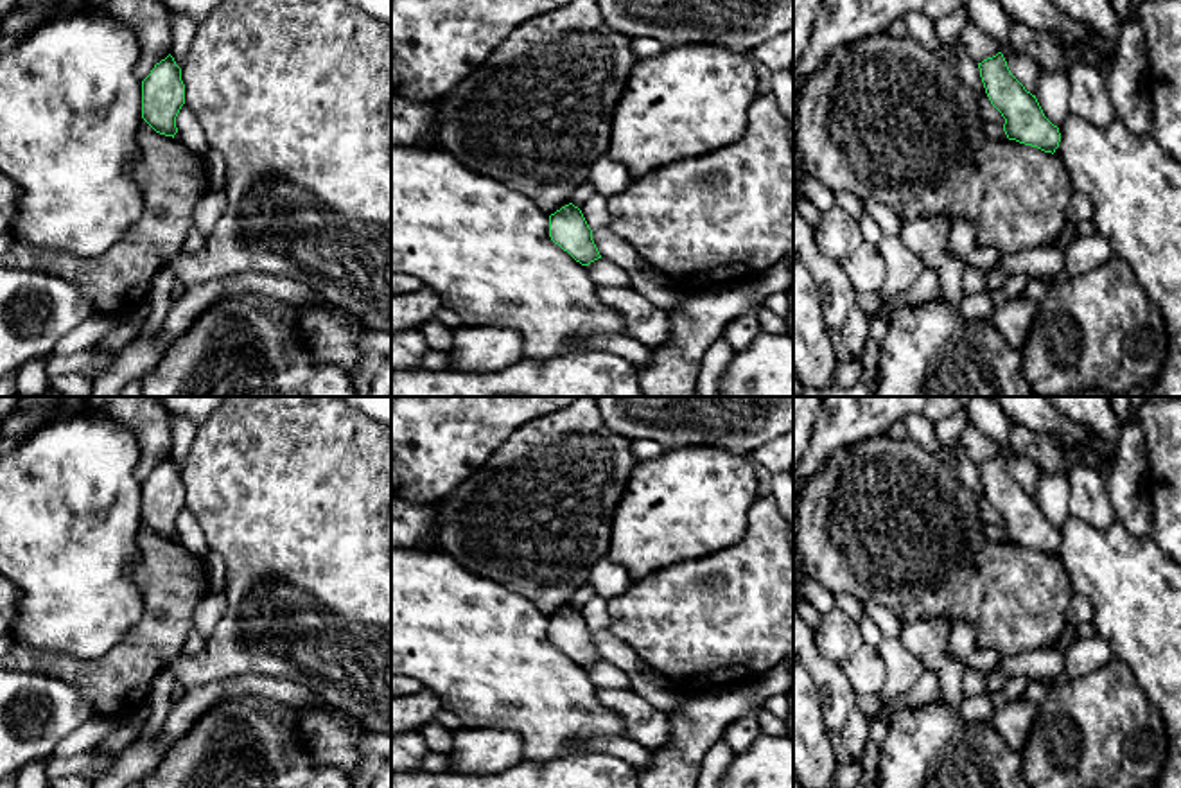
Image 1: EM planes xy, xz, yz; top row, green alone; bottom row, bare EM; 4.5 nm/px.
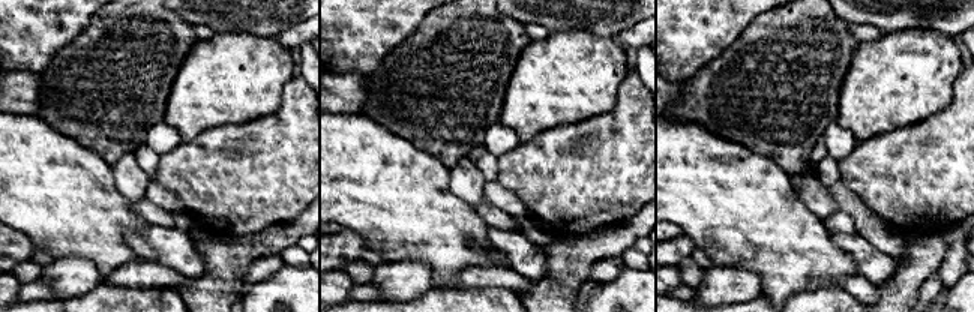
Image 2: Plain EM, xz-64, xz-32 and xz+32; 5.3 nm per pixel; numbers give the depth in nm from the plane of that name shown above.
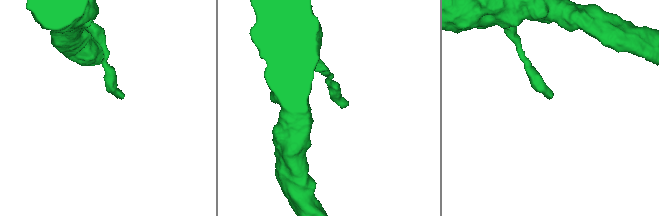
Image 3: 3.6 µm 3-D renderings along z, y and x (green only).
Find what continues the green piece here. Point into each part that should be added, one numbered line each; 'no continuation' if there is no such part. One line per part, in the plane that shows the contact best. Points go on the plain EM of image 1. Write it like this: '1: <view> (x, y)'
no continuation

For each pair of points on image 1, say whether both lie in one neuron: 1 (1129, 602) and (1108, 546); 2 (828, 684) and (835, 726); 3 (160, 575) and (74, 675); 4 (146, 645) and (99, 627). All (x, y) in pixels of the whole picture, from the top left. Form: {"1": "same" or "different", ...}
{"1": "same", "2": "same", "3": "same", "4": "different"}

